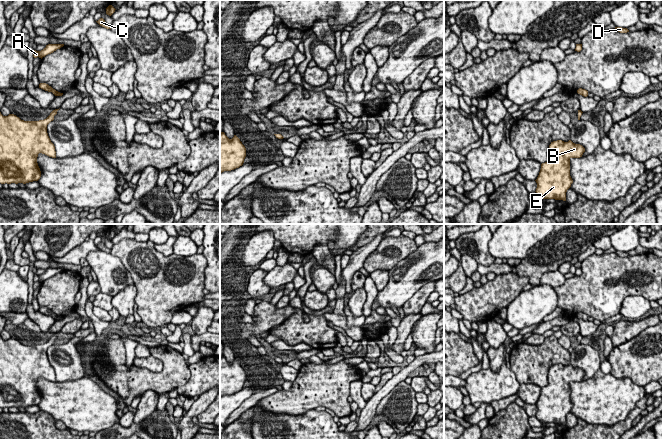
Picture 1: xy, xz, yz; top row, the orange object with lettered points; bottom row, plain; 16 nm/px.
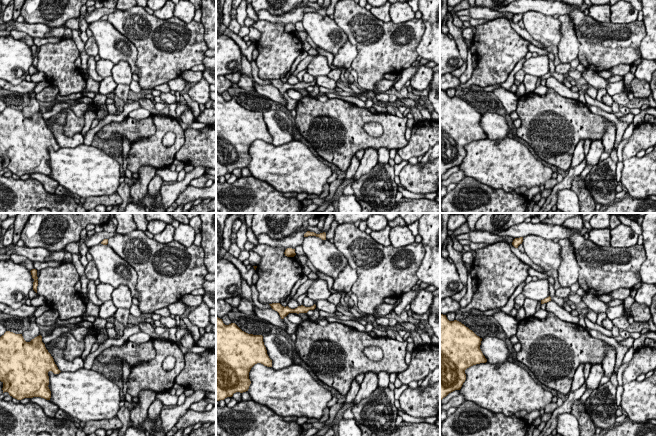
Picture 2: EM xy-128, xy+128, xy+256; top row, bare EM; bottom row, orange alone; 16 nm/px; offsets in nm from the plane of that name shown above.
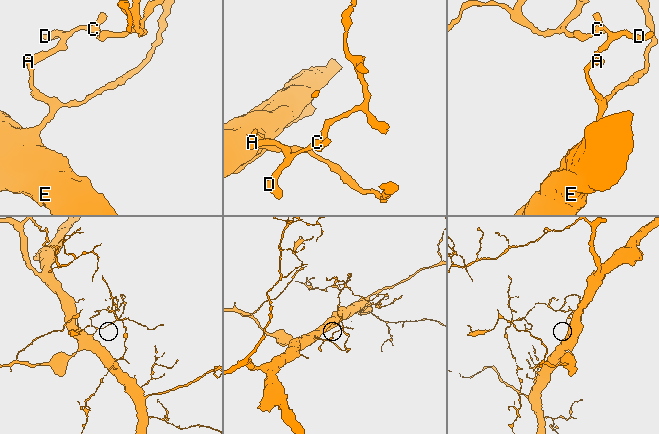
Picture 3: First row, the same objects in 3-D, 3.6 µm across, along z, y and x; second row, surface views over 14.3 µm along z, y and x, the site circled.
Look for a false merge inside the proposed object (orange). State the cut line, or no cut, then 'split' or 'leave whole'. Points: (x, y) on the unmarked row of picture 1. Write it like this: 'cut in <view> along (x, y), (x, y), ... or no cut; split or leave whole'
no cut; leave whole

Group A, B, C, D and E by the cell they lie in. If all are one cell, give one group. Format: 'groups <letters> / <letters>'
groups A B C D E

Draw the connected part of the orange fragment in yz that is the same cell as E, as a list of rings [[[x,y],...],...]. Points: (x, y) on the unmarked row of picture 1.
[[[571,364],[551,366],[548,374],[548,385],[541,388],[537,403],[536,418],[540,423],[566,425],[566,416],[573,404],[570,400],[570,383],[580,382],[585,372]]]

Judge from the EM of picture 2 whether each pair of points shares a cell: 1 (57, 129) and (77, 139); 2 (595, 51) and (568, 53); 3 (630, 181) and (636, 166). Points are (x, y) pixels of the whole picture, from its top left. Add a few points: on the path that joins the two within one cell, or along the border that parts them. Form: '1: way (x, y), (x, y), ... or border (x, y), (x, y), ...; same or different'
1: way (60, 135), (65, 140), (71, 140); same
2: border (574, 29), (579, 43), (578, 56); different
3: way (634, 177), (636, 170); same

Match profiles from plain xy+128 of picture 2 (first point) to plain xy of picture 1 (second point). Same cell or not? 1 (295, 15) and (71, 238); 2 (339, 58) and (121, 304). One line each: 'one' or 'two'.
1: two
2: one

